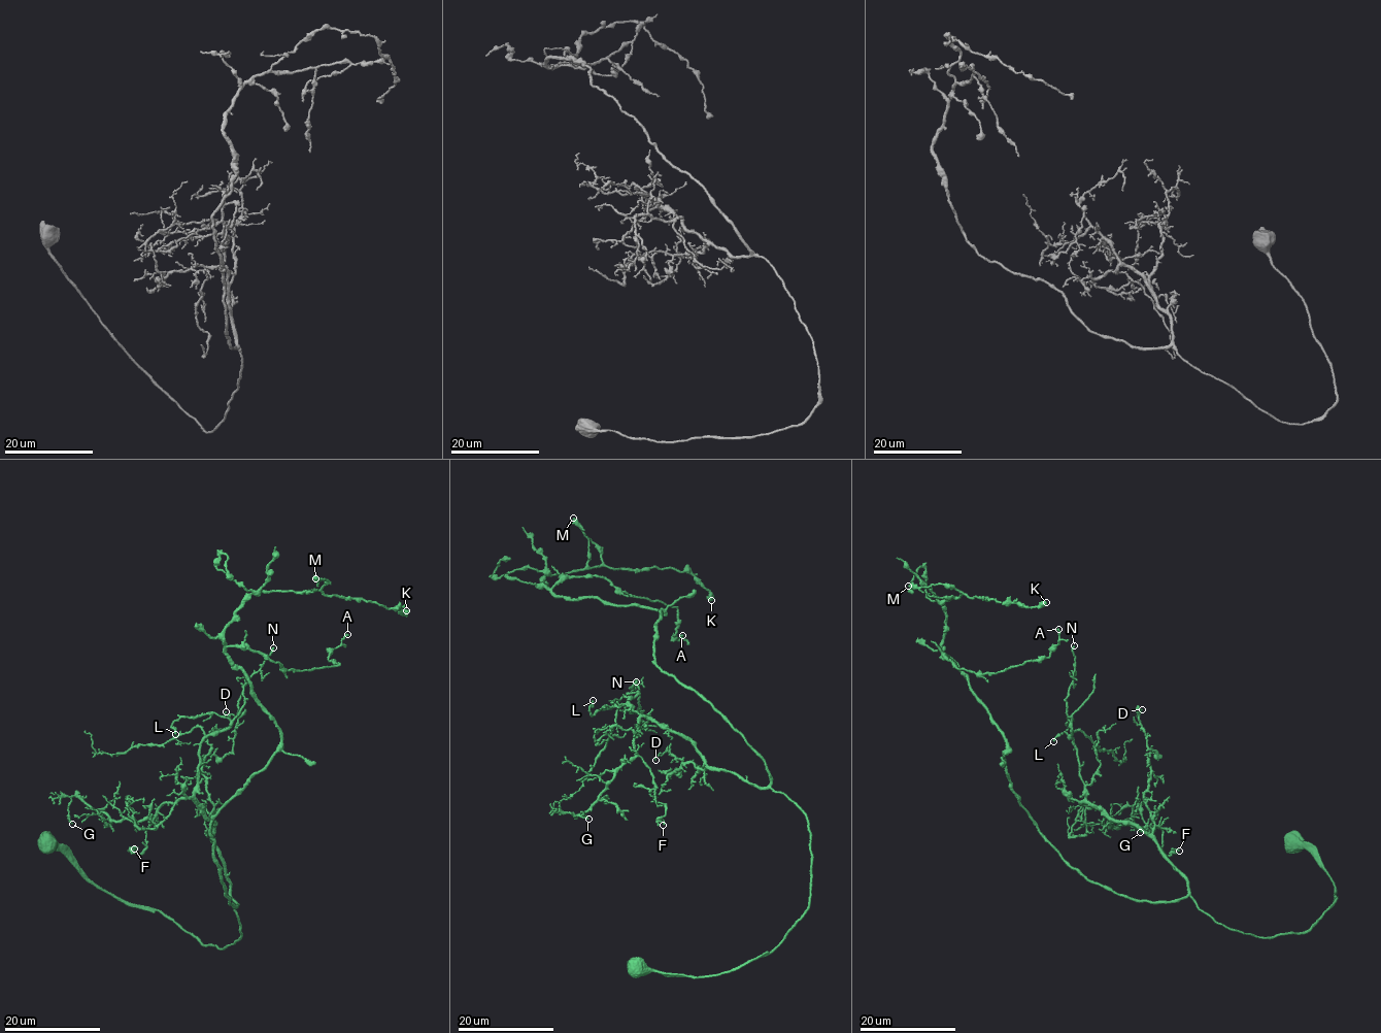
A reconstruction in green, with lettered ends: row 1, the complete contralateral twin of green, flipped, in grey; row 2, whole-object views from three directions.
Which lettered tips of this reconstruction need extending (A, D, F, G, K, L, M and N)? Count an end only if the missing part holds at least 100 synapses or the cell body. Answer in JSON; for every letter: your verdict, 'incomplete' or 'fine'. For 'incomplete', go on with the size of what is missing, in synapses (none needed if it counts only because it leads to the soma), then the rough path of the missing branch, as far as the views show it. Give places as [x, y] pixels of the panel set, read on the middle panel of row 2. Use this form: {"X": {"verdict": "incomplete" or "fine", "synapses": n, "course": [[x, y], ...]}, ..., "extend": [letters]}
{"A": {"verdict": "fine"}, "D": {"verdict": "fine"}, "F": {"verdict": "fine"}, "G": {"verdict": "fine"}, "K": {"verdict": "fine"}, "L": {"verdict": "fine"}, "M": {"verdict": "fine"}, "N": {"verdict": "fine"}, "extend": []}

